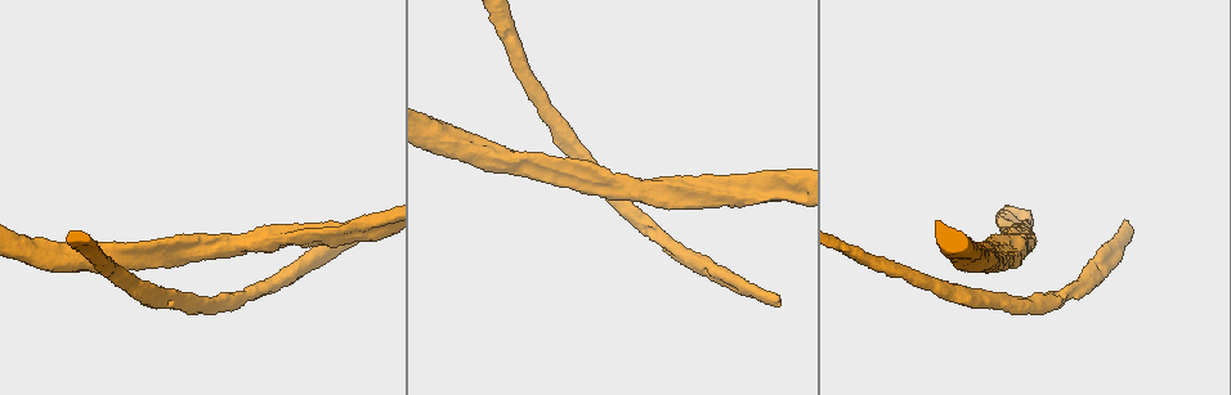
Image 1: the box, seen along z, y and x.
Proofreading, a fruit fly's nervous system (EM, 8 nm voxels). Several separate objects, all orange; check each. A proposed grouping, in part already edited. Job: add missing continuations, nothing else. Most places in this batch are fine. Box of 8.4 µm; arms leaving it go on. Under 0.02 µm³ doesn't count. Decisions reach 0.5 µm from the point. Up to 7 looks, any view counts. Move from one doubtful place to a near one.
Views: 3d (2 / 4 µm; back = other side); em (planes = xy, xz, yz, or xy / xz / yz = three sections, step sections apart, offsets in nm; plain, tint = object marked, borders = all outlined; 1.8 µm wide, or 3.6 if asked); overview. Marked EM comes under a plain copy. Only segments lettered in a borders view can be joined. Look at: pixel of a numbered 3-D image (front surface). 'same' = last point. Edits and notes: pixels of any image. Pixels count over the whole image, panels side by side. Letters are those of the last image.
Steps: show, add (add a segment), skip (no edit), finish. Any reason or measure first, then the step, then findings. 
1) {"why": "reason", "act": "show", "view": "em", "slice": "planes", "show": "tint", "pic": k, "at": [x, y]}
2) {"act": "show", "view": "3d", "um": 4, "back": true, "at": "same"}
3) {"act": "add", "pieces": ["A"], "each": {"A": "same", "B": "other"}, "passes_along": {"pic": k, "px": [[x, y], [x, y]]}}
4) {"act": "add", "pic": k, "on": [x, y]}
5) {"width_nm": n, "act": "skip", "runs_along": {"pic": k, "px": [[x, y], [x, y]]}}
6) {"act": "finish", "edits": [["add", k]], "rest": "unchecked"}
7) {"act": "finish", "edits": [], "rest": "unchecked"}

{"why": "long arm stops here", "act": "show", "view": "em", "slice": "planes", "show": "borders", "pic": 1, "at": [780, 305]}

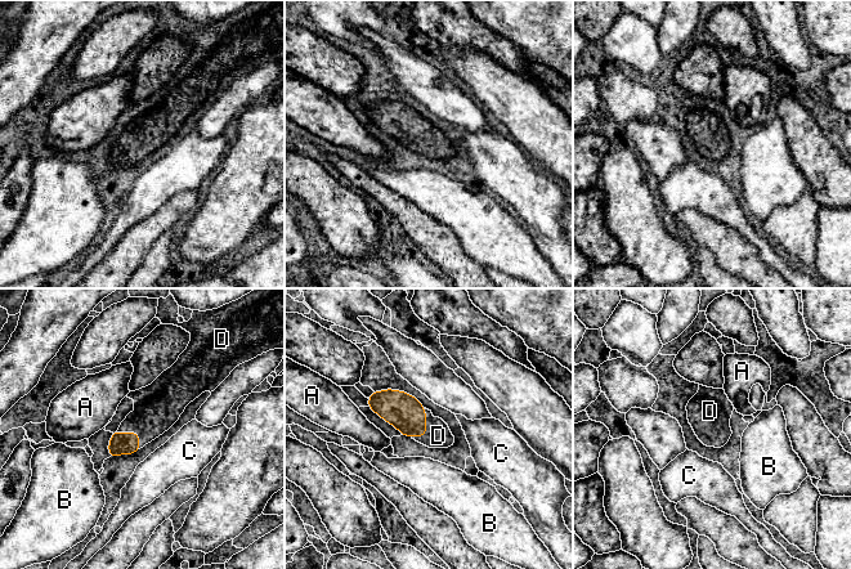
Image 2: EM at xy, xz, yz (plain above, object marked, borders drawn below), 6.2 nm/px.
{"act": "add", "pieces": ["D"], "each": {"A": "other", "B": "other", "C": "other", "D": "same"}, "found": "it goes on there"}

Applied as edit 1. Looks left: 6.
{"act": "show", "view": "overview"}

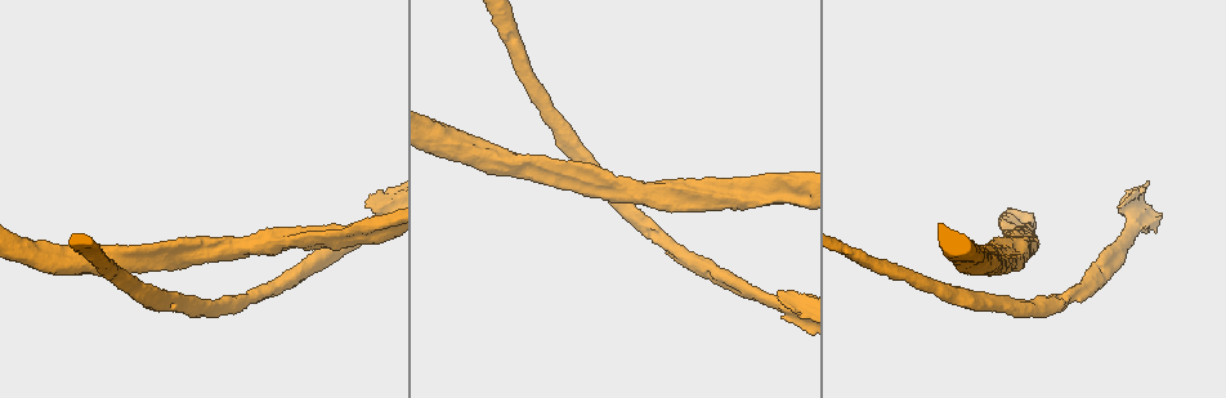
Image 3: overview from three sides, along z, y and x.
{"why": "an open end", "act": "show", "view": "em", "slice": "xz", "step": 4, "show": "tint", "pic": 3, "at": [161, 247]}

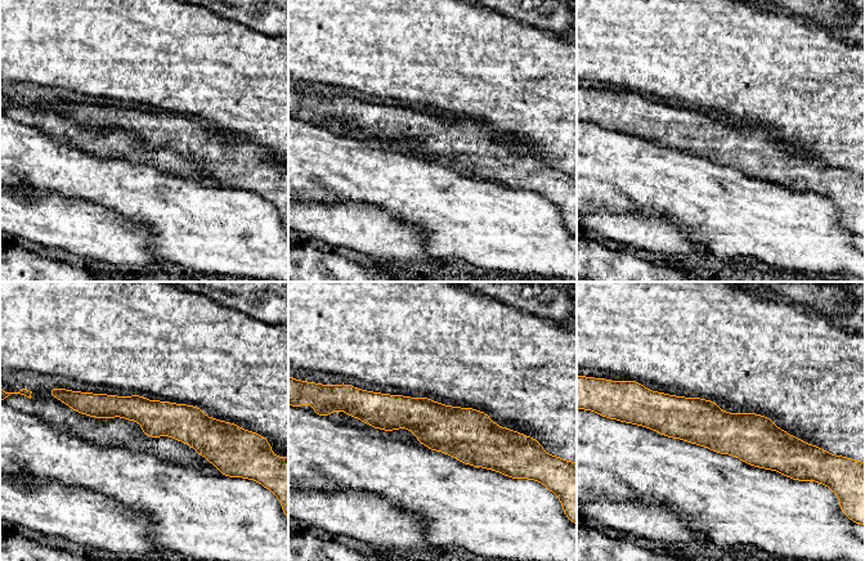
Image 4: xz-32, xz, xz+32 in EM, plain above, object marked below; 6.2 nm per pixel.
{"why": "cut it another way", "act": "show", "view": "em", "slice": "xy", "step": 8, "show": "borders", "at": "same"}

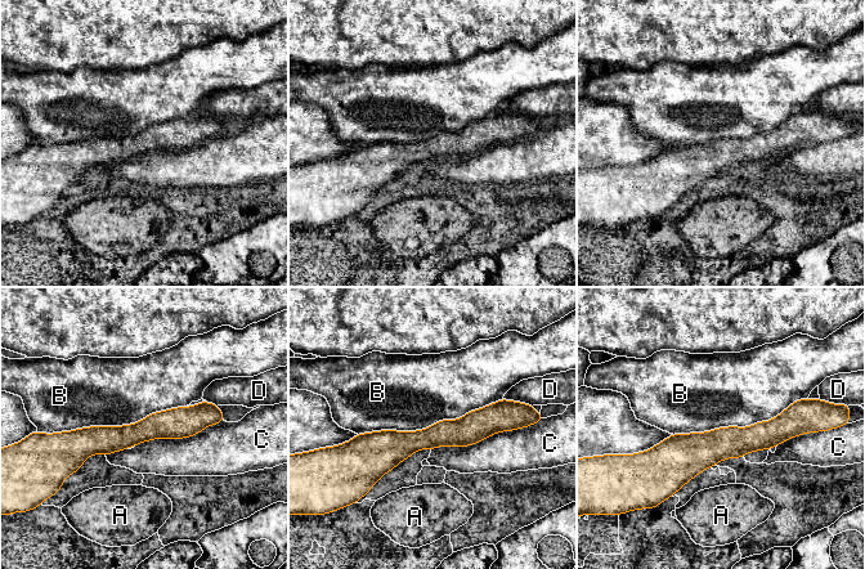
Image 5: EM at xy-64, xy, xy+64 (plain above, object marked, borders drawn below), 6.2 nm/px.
{"act": "skip", "each": {"A": "other", "B": "other", "C": "other", "D": "other"}, "found": "none of them fits"}

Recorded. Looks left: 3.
{"why": "a fork", "act": "show", "view": "em", "slice": "xy", "step": 8, "show": "borders", "pic": 3, "at": [346, 237]}

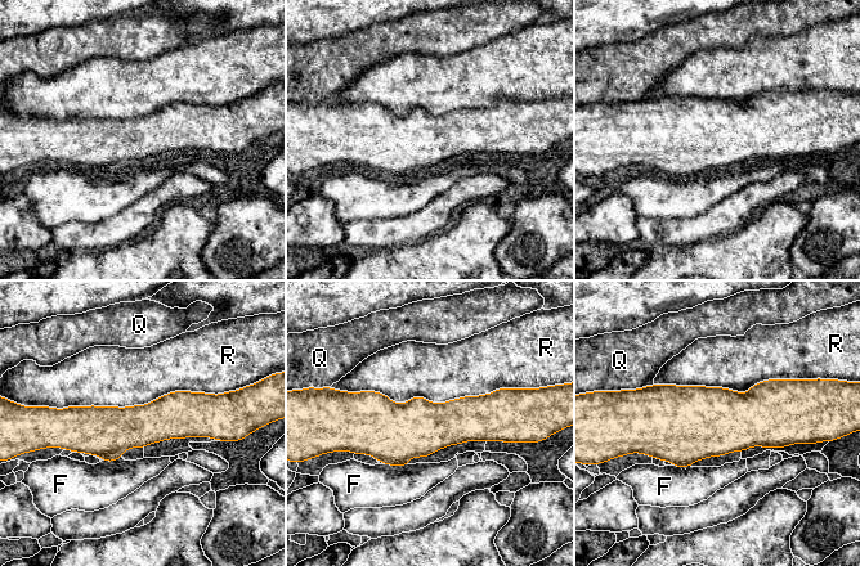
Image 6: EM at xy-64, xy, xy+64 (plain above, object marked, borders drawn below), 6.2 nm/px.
{"width_nm": 280, "act": "skip", "each": {"F": "other", "Q": "other", "R": "other"}, "runs_along": {"pic": 6, "px": [[353, 418], [493, 423], [507, 431]]}, "found": "no lettered segment goes on from it"}

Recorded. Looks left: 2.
{"act": "finish", "edits": [["add", 2]], "rest": "unchecked"}

